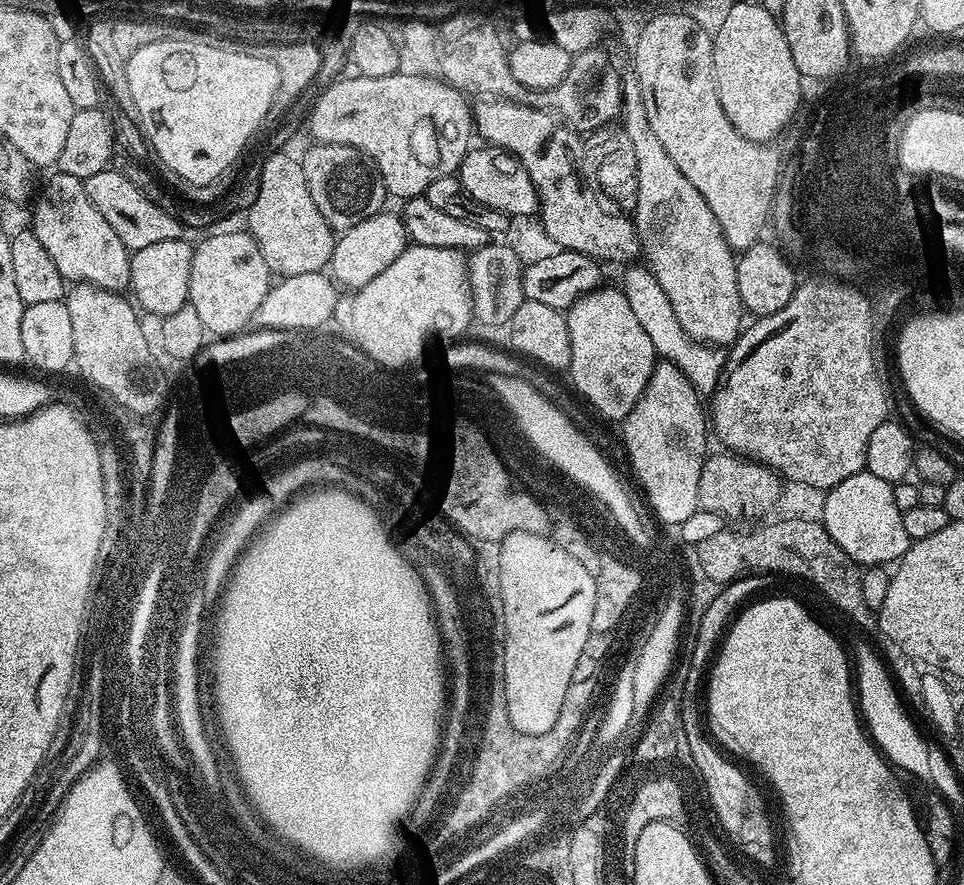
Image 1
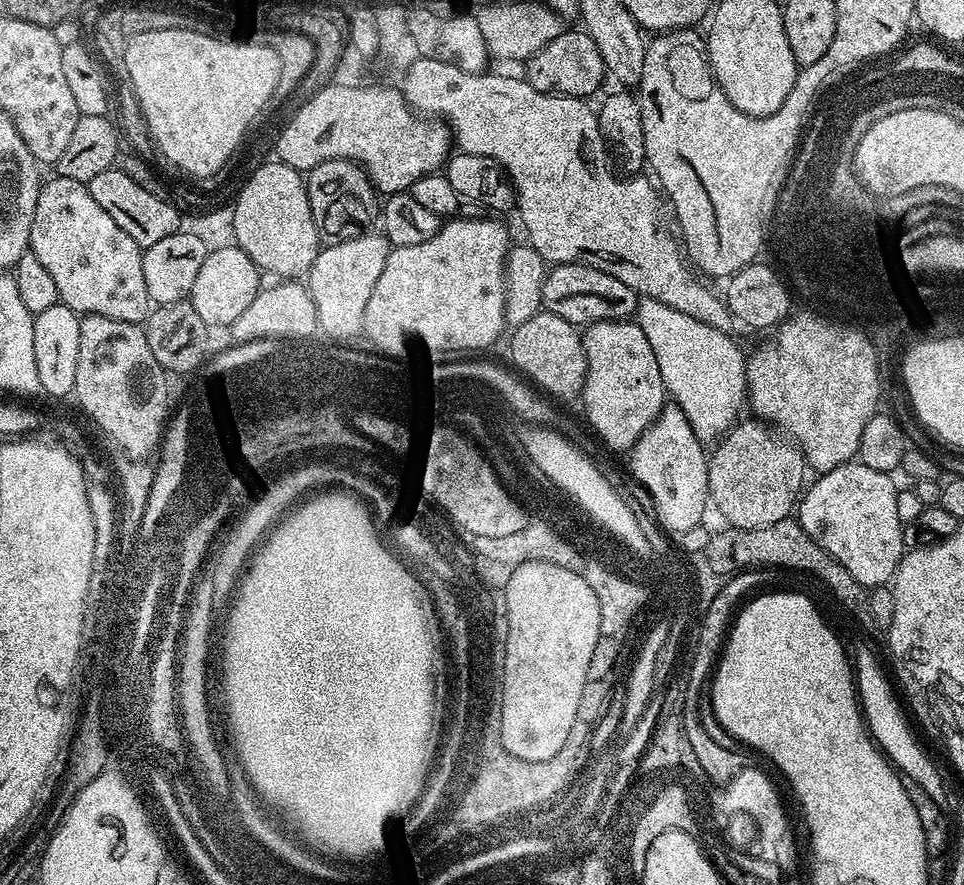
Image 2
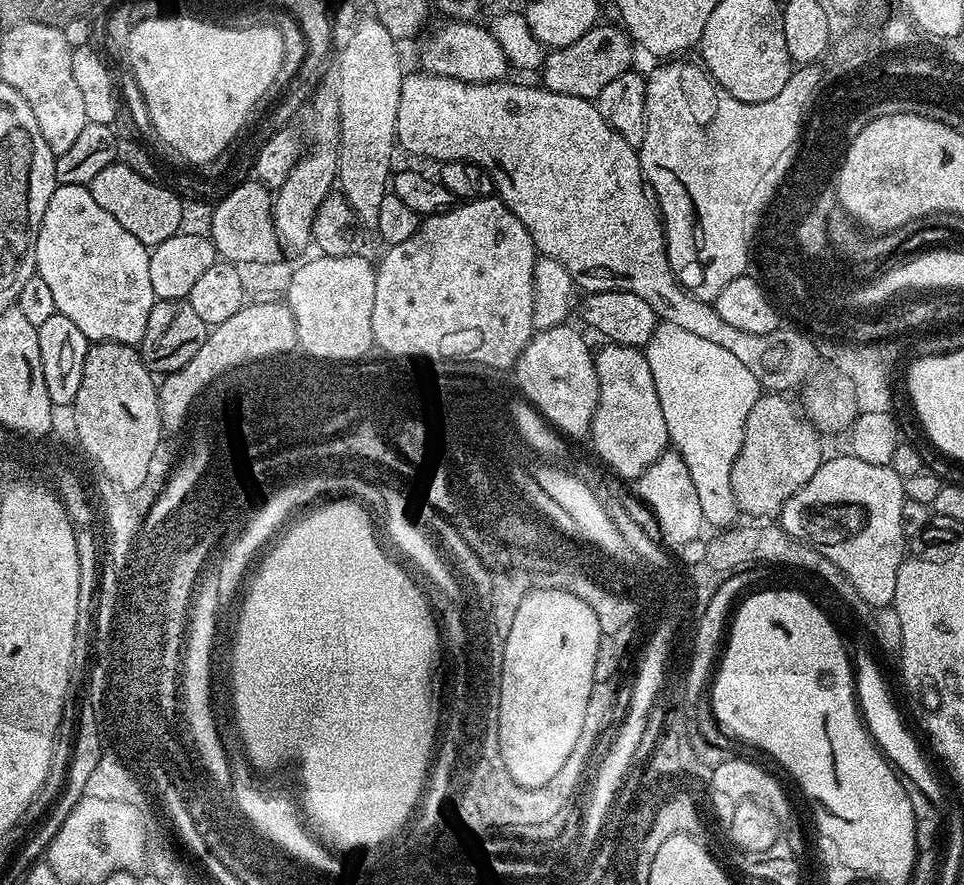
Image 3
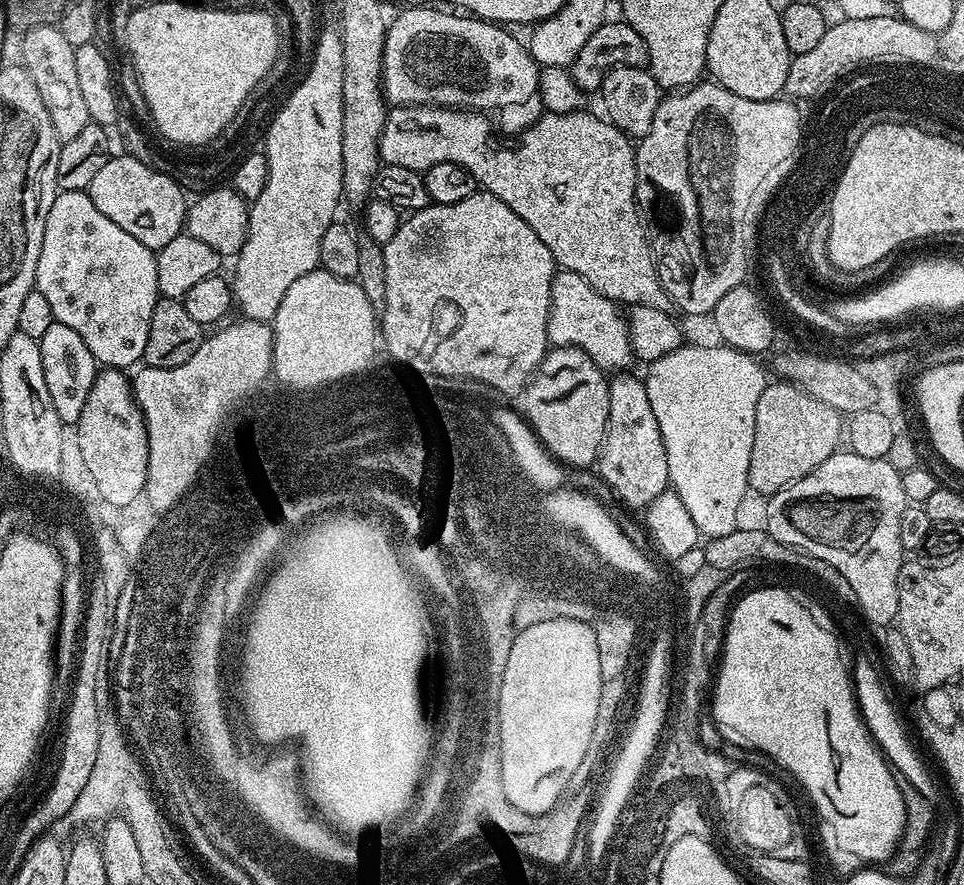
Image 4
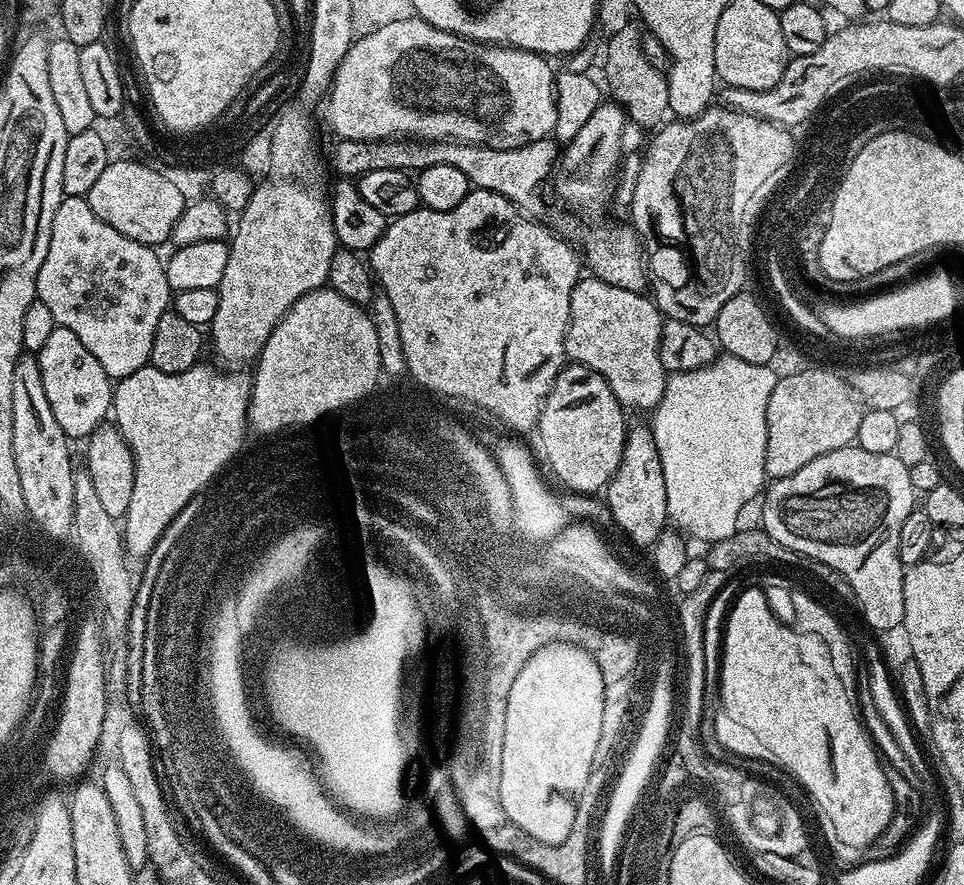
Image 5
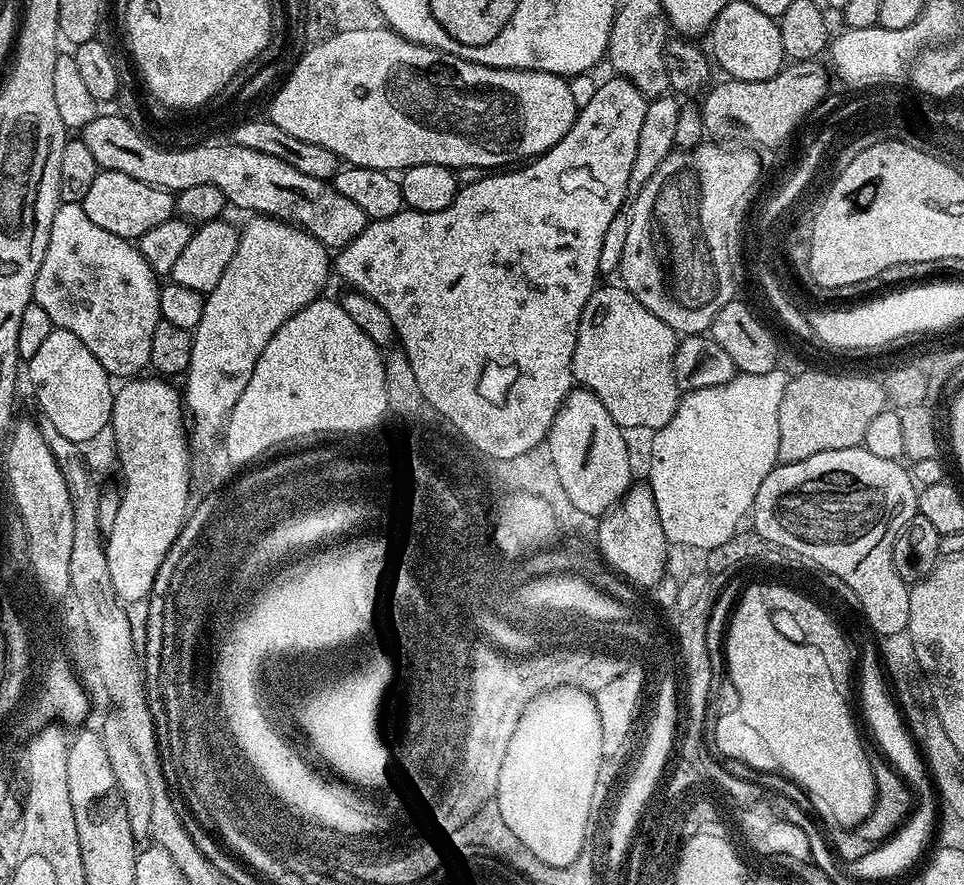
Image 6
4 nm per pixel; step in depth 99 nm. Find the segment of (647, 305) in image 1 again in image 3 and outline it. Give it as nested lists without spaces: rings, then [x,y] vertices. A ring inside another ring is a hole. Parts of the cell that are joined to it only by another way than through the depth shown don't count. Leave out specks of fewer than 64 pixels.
[[[657,323],[653,336],[643,349],[644,357],[650,362],[650,374],[654,374],[654,390],[658,390],[658,402],[662,402],[662,418],[666,418],[666,430],[671,447],[680,453],[694,478],[694,490],[698,490],[698,502],[702,505],[705,525],[723,530],[737,523],[738,509],[732,489],[734,458],[742,450],[742,438],[746,430],[746,418],[754,402],[762,395],[762,389],[754,374],[730,354],[723,346],[709,342],[699,334],[690,334],[682,326]]]

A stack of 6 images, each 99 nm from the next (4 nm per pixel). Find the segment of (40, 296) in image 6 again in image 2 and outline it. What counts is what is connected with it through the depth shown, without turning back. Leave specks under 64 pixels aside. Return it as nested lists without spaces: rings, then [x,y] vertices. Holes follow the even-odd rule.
[[[53,175],[40,185],[38,206],[34,206],[34,226],[30,226],[30,251],[42,266],[54,277],[58,286],[60,303],[73,308],[78,314],[105,316],[122,322],[140,324],[150,311],[150,301],[146,290],[146,274],[142,274],[141,246],[94,202],[87,184],[74,182],[74,178]]]

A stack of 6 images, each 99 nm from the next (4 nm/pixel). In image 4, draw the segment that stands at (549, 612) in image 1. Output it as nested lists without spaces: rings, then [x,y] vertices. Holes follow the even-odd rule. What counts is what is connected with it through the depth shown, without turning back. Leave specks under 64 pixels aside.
[[[556,620],[556,624],[540,624],[532,627],[532,632],[526,629],[520,632],[520,640],[516,644],[516,652],[512,652],[512,664],[508,664],[508,680],[504,680],[504,744],[502,776],[508,783],[510,799],[516,800],[519,808],[543,810],[548,803],[555,800],[556,792],[564,789],[564,776],[569,776],[572,768],[576,768],[586,755],[590,746],[591,734],[594,732],[595,719],[598,718],[598,700],[601,697],[602,686],[606,679],[604,667],[601,664],[601,641],[597,640],[594,628],[584,625],[581,621]]]

